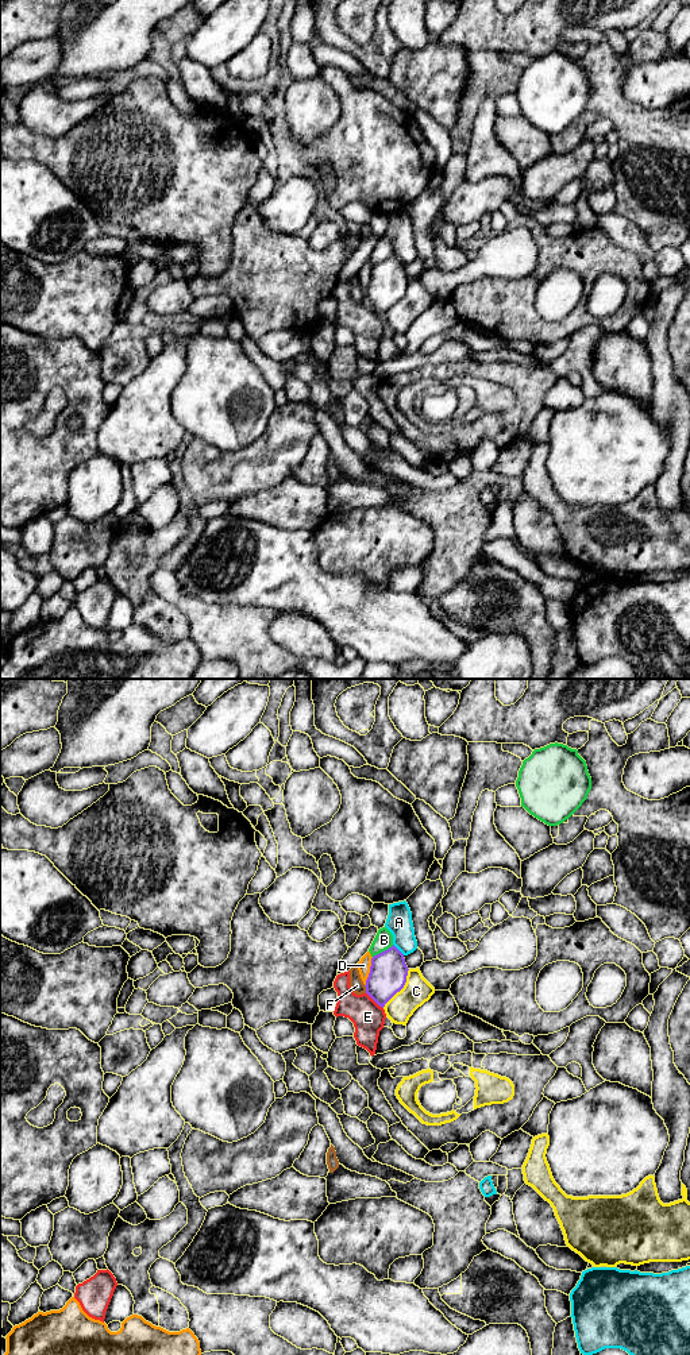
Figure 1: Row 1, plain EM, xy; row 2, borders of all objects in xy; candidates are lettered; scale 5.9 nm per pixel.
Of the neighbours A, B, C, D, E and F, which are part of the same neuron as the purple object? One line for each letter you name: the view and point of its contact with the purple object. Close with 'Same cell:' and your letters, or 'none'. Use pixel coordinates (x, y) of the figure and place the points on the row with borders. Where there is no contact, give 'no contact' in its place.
Same cell: none

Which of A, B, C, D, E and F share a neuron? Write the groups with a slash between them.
A / B / C / D / E / F

